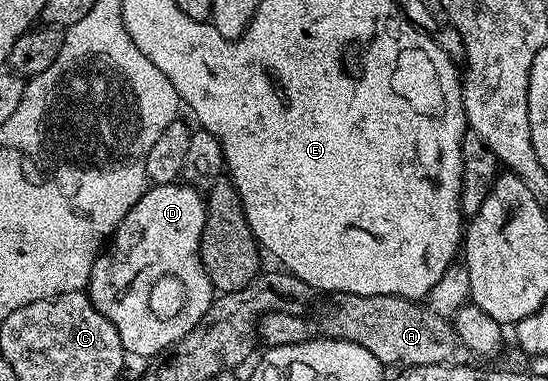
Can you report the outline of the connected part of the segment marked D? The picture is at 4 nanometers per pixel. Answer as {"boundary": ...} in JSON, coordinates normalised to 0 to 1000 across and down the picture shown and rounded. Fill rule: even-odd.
{"boundary":[[[336,475],[307,478],[296,488],[274,486],[263,514],[224,567],[217,598],[173,682],[159,769],[203,850],[217,871],[230,932],[277,942],[341,882],[370,840],[385,808],[392,764],[367,690],[363,640],[374,585],[374,525],[369,501]]]}

